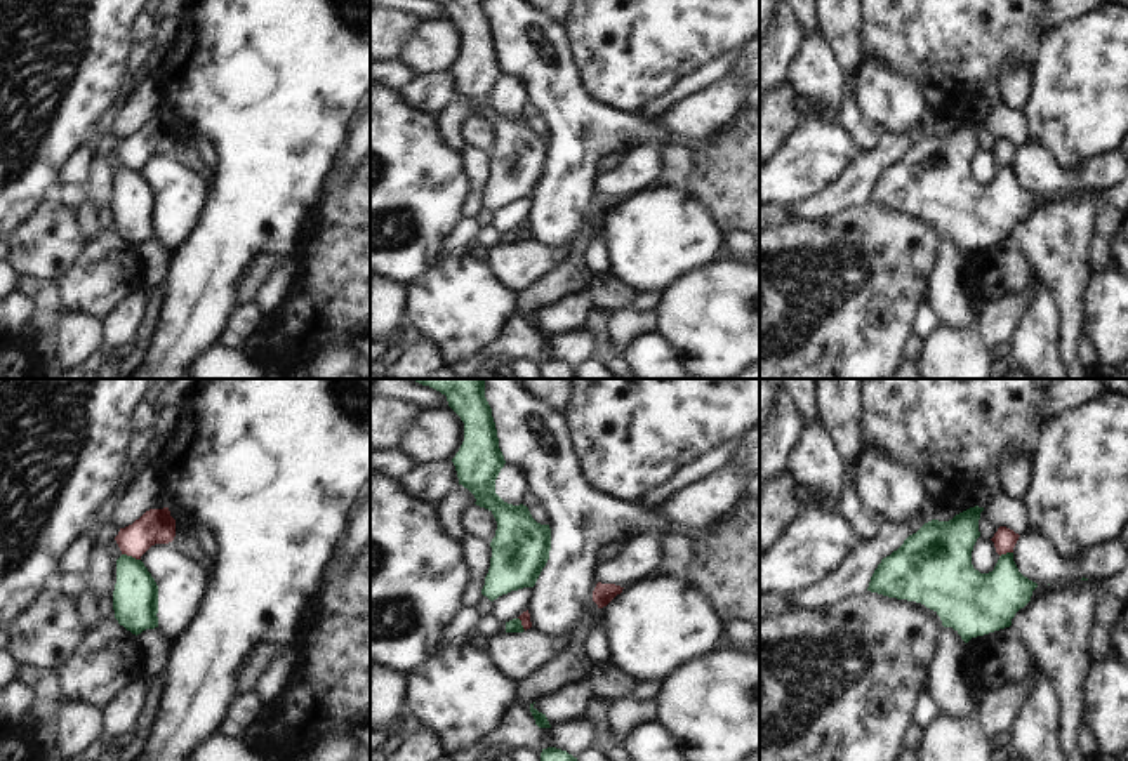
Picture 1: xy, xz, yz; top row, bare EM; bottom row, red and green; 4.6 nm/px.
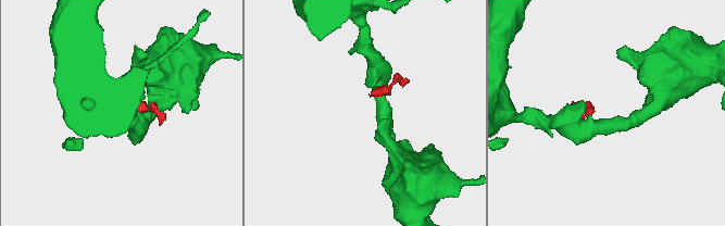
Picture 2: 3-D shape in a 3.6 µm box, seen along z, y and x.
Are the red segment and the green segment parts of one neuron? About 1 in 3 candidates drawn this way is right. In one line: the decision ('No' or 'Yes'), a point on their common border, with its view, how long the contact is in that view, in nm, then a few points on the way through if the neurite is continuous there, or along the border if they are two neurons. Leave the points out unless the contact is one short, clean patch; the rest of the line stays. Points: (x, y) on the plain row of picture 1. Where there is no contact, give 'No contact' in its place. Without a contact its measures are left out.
No. Touches red at xy (131, 165). Shared border 90 nm. Boundary: xy (122, 164), (139, 171).

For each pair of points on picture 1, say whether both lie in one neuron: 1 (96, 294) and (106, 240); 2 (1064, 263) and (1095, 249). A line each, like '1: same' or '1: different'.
1: same
2: different

